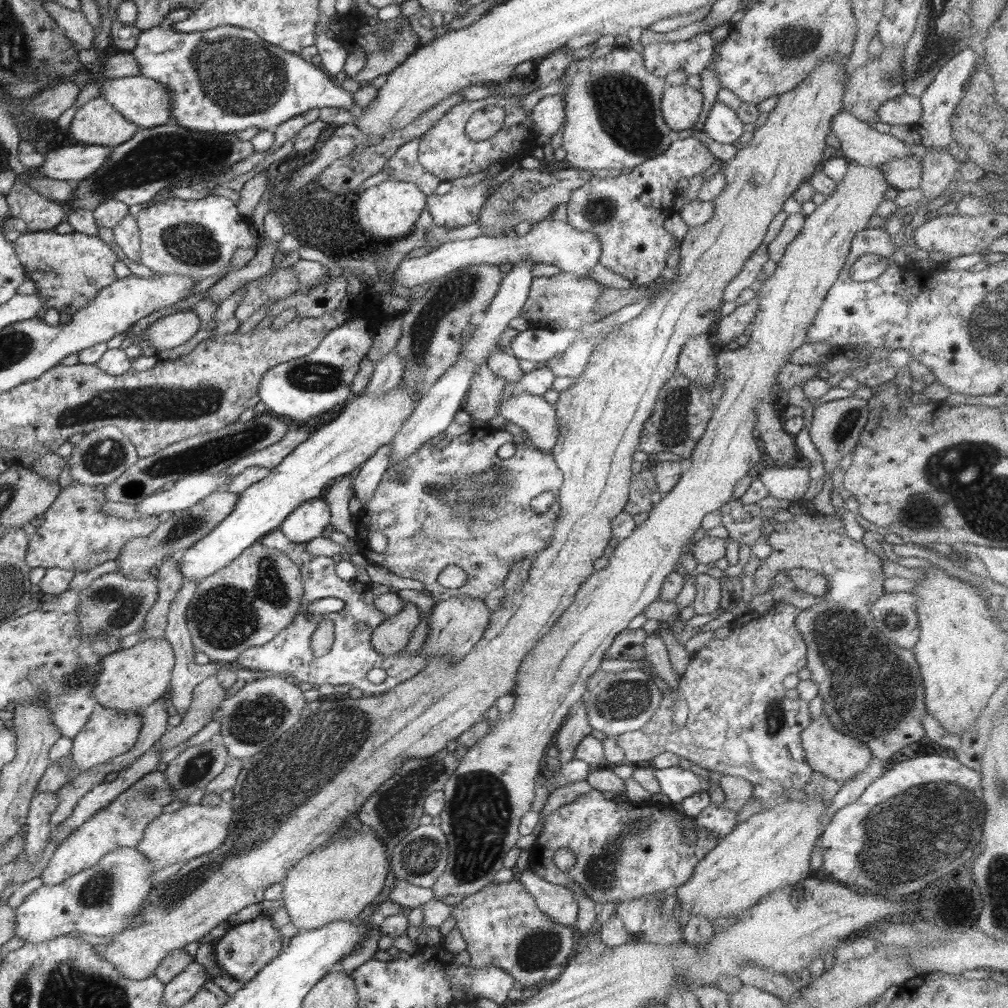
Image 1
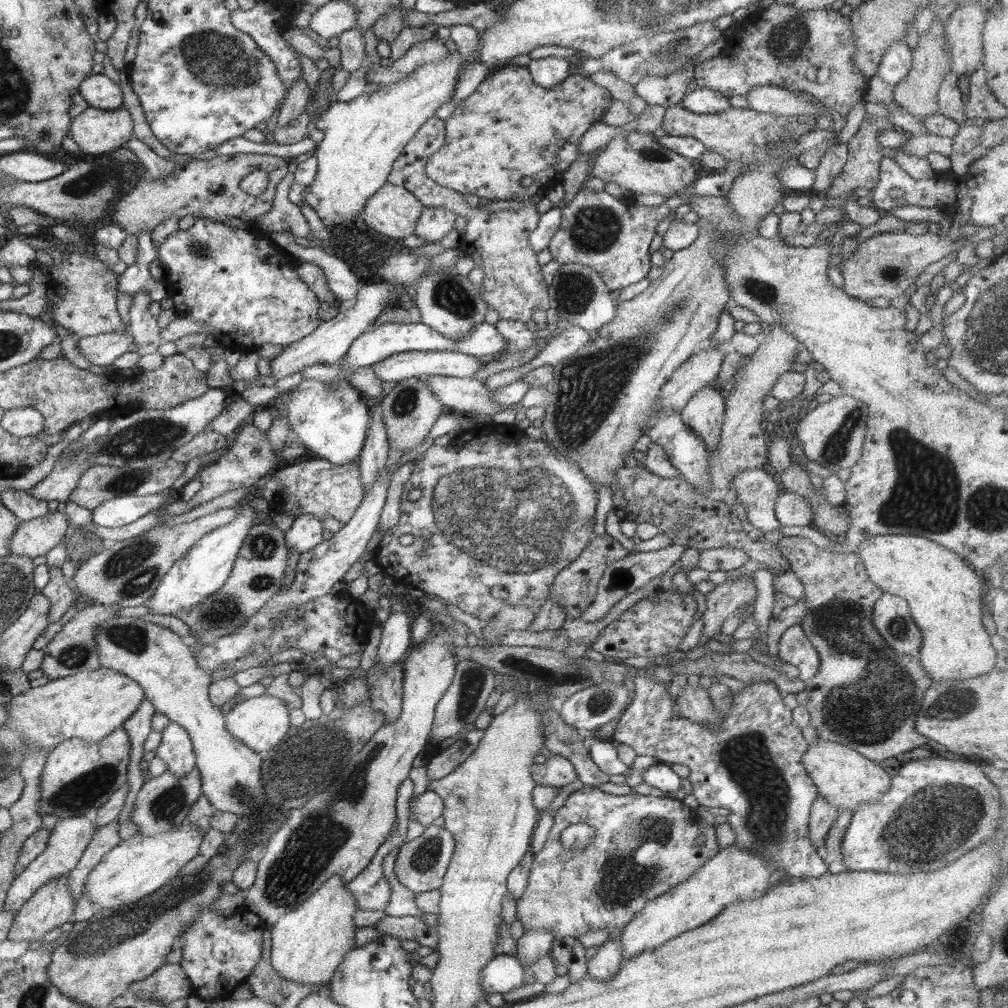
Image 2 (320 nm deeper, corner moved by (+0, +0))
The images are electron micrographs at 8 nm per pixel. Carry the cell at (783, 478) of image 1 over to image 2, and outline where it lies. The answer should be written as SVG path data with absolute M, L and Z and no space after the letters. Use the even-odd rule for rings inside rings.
M782 491L776 499L774 512L781 526L812 525L814 512L800 494Z

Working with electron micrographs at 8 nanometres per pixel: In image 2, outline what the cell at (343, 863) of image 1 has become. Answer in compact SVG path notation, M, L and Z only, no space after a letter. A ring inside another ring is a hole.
M339 874L331 876L294 911L288 911L271 928L272 968L284 980L310 986L329 984L344 956L356 948L353 916L360 910Z

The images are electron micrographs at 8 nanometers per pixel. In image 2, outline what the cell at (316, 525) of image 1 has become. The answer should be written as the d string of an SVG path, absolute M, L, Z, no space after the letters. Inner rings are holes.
M303 514L285 532L289 552L306 552L324 540L324 522L311 514Z

